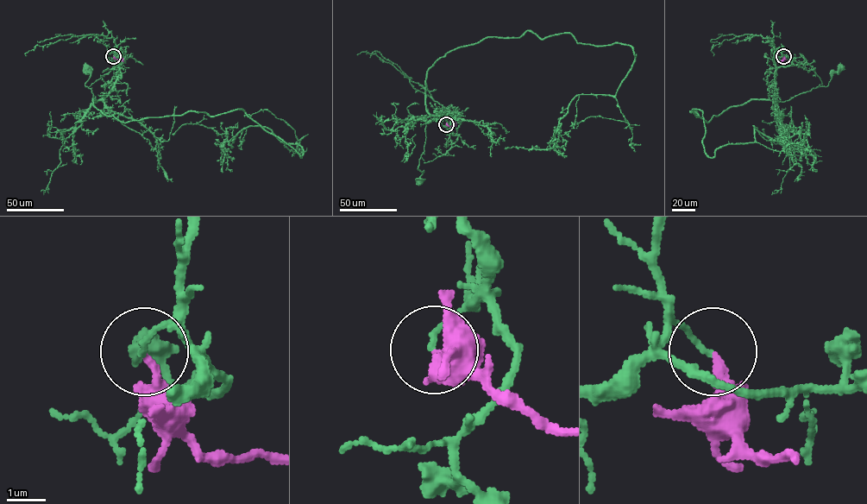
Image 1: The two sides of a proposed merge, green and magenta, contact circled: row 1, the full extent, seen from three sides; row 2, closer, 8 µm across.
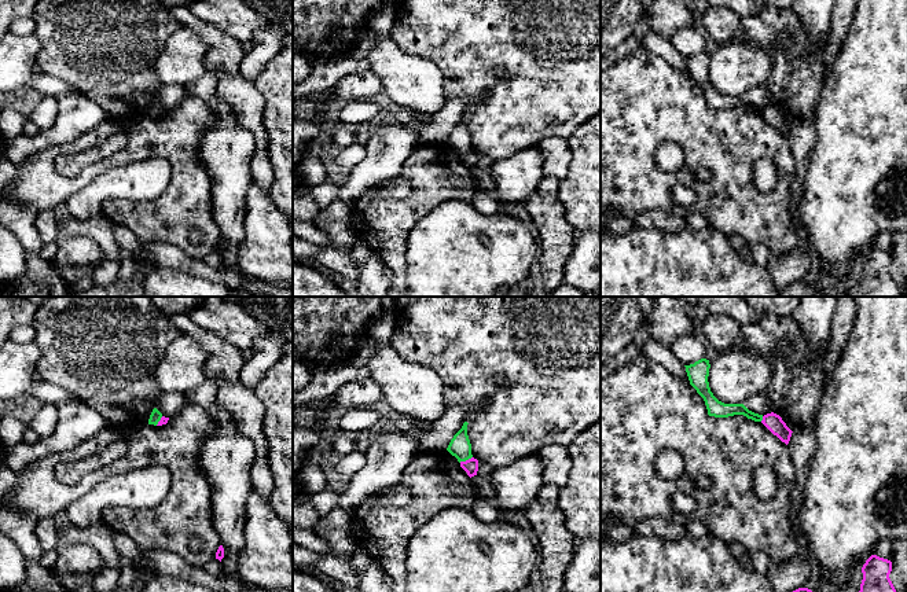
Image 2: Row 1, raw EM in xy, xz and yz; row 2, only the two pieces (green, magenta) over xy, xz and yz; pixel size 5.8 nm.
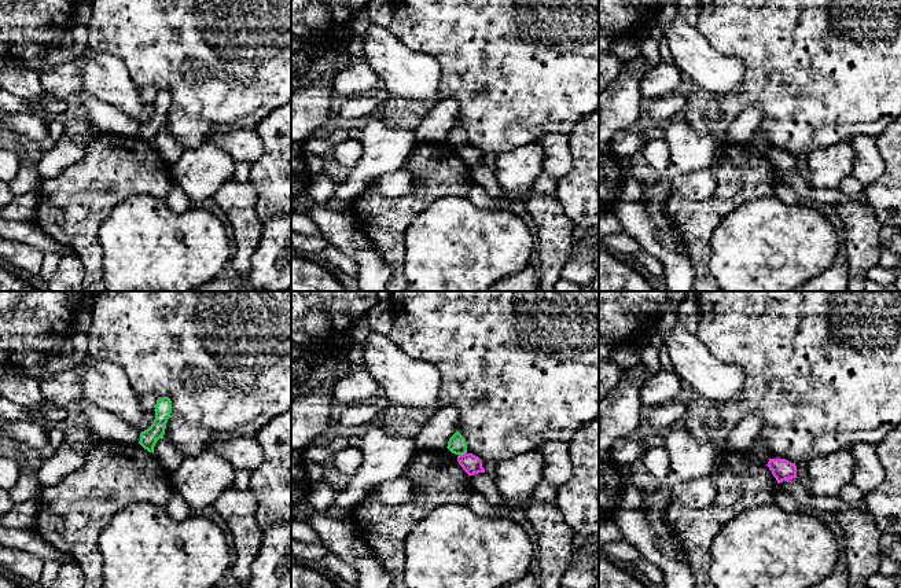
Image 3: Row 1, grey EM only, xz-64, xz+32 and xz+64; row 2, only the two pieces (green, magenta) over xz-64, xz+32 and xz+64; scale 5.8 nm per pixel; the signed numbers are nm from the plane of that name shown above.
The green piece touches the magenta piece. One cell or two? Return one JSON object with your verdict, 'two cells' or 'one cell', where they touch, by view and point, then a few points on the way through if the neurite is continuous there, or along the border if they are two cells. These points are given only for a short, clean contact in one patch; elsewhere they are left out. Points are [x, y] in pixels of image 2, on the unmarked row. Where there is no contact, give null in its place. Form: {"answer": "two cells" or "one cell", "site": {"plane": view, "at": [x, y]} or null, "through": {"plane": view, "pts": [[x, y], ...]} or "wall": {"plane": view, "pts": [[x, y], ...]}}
{"answer": "two cells", "site": {"plane": "xz", "at": [465, 153]}, "wall": {"plane": "xz", "pts": [[472, 149], [459, 154]]}}

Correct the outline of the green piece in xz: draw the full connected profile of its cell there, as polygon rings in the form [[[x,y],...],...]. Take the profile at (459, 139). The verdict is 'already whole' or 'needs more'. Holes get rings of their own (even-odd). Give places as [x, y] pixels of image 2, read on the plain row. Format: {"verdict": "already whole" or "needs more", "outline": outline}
{"verdict": "already whole", "outline": [[[467,114],[463,115],[462,121],[454,128],[447,143],[458,151],[458,154],[466,154],[473,150],[471,136],[467,128]]]}

